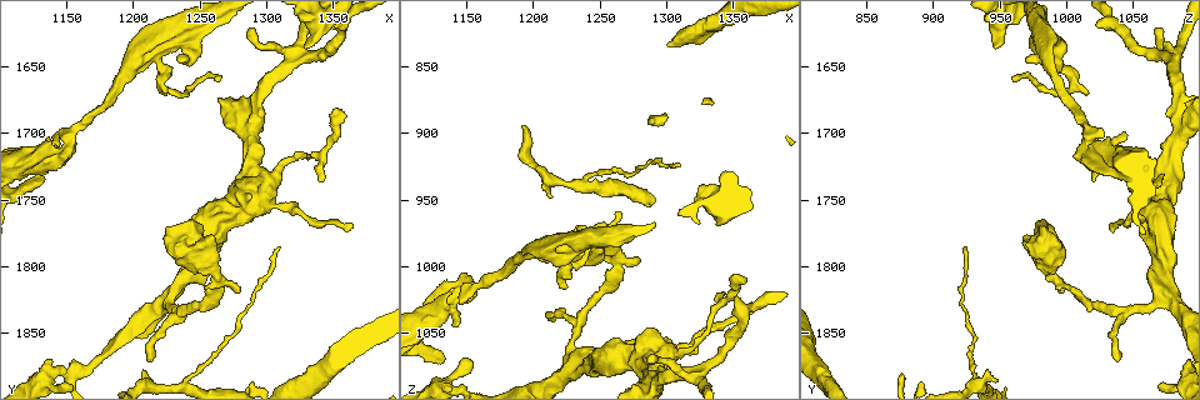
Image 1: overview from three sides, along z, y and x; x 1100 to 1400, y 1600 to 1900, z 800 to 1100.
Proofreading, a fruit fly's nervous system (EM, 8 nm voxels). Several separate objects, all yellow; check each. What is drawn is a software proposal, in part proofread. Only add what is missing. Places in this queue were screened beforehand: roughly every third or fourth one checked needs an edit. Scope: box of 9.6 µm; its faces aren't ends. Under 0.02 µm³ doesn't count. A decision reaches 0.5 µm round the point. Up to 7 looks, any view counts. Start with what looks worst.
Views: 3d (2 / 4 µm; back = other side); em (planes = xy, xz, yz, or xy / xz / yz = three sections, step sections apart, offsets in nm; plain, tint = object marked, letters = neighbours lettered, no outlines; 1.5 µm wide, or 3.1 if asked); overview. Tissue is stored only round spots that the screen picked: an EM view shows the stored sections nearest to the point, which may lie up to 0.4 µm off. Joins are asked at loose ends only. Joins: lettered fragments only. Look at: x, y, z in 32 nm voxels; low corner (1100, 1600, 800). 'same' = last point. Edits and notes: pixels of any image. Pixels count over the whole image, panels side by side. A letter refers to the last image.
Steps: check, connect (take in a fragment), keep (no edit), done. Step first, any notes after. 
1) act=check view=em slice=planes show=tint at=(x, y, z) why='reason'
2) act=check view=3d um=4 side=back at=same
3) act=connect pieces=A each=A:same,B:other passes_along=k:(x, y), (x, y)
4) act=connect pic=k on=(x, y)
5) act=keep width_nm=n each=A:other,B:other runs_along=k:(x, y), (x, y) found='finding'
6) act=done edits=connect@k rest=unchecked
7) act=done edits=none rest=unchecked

act=check view=em slice=planes show=letters at=(1224, 1790, 978) why='free end'

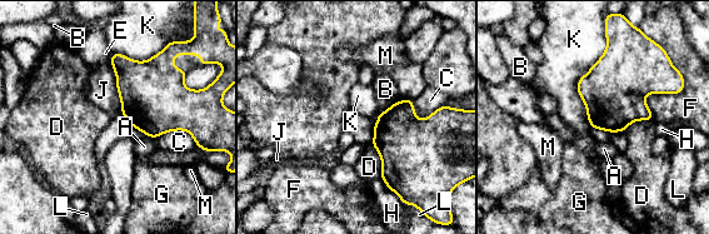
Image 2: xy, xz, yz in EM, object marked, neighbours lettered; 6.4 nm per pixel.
act=keep each=A:other,B:other,C:other,D:other,E:other,F:other,G:other,H:other,J:other,K:other,L:other,M:other found='no lettered fragment goes on from it'

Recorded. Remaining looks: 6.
act=check view=3d um=4 at=(1268, 1656, 958)

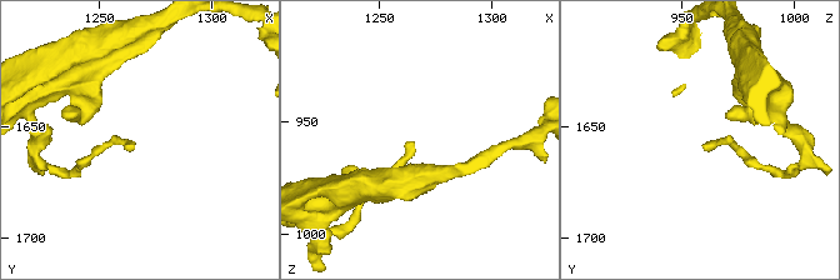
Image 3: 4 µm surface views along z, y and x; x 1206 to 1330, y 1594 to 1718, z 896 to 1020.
act=check view=em slice=planes show=letters at=(1266, 1658, 960)

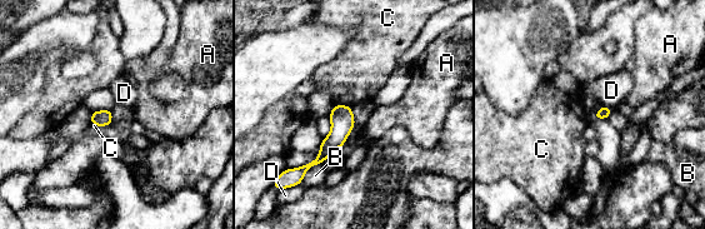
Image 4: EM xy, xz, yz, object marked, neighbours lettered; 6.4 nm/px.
act=keep each=A:other,B:other,C:other,D:other border=4:(335, 104), (350, 106) found='none of them fits'

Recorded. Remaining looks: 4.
act=check view=3d um=2 at=(1354, 1682, 1008) why='free end'

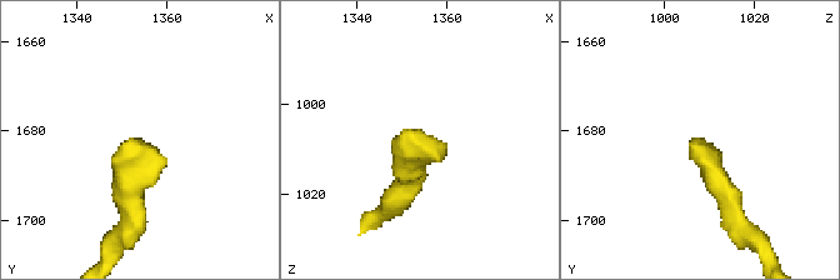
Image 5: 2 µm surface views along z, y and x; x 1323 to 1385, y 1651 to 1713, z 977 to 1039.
act=check view=em slice=planes show=letters at=(1353, 1682, 1006) why='now the EM'

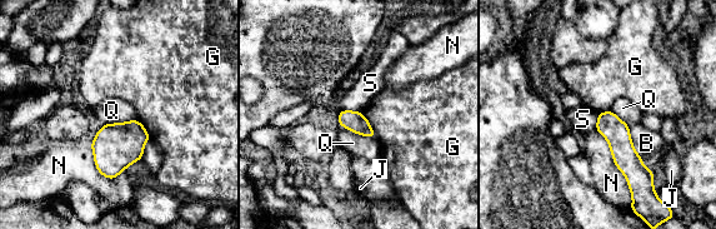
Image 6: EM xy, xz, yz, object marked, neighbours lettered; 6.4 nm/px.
act=keep width_nm=140 each=B:other,G:other,J:other,N:other,Q:other,S:other runs_along=6:(600, 117), (617, 134), (637, 177) found='no lettered fragment goes on from it'

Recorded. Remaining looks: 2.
act=done edits=none rest=unchecked

